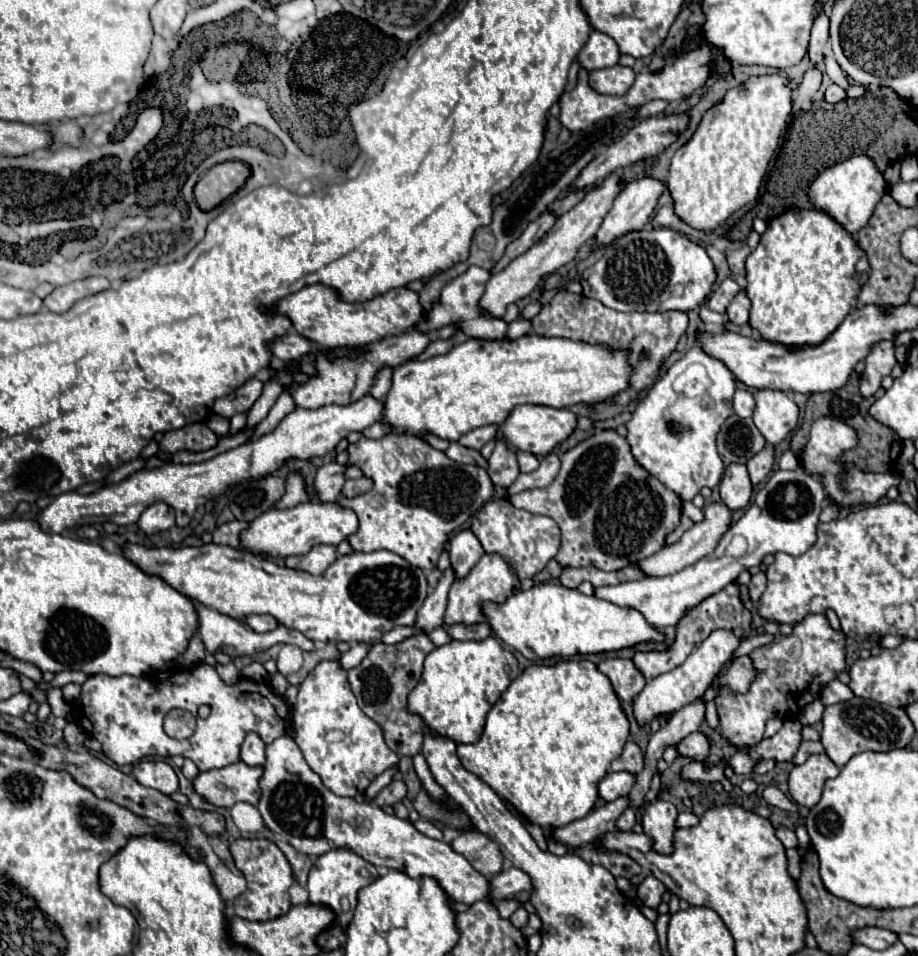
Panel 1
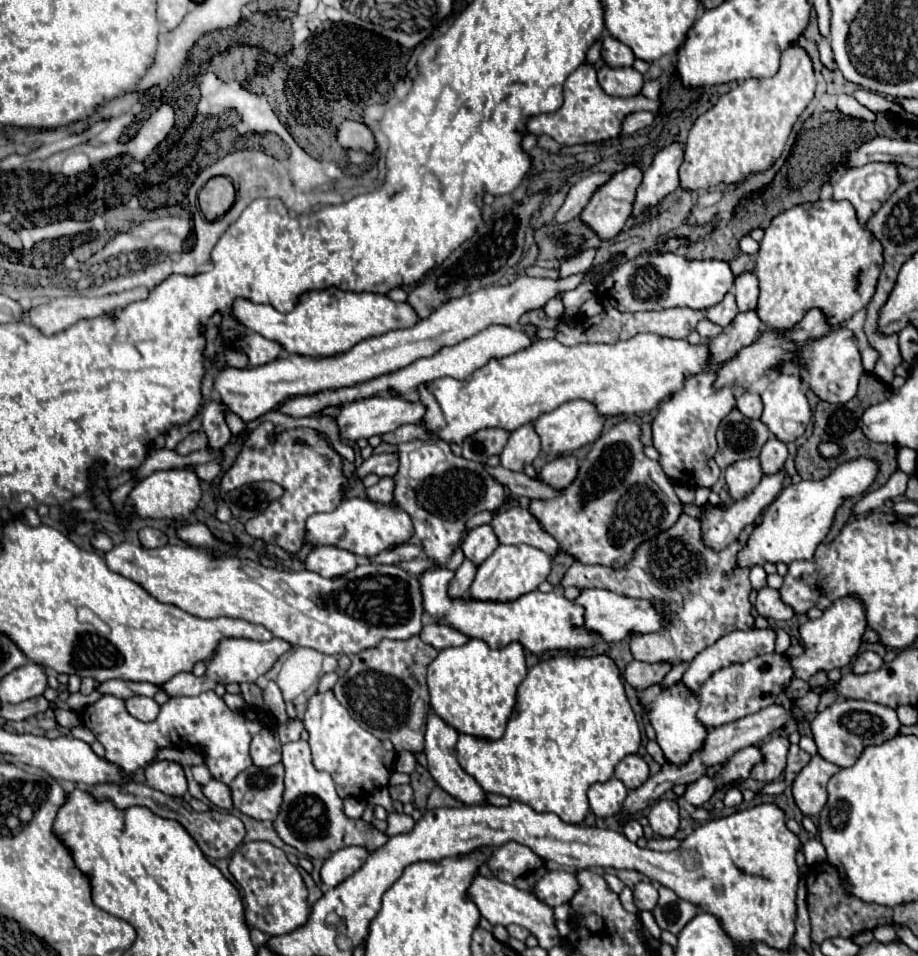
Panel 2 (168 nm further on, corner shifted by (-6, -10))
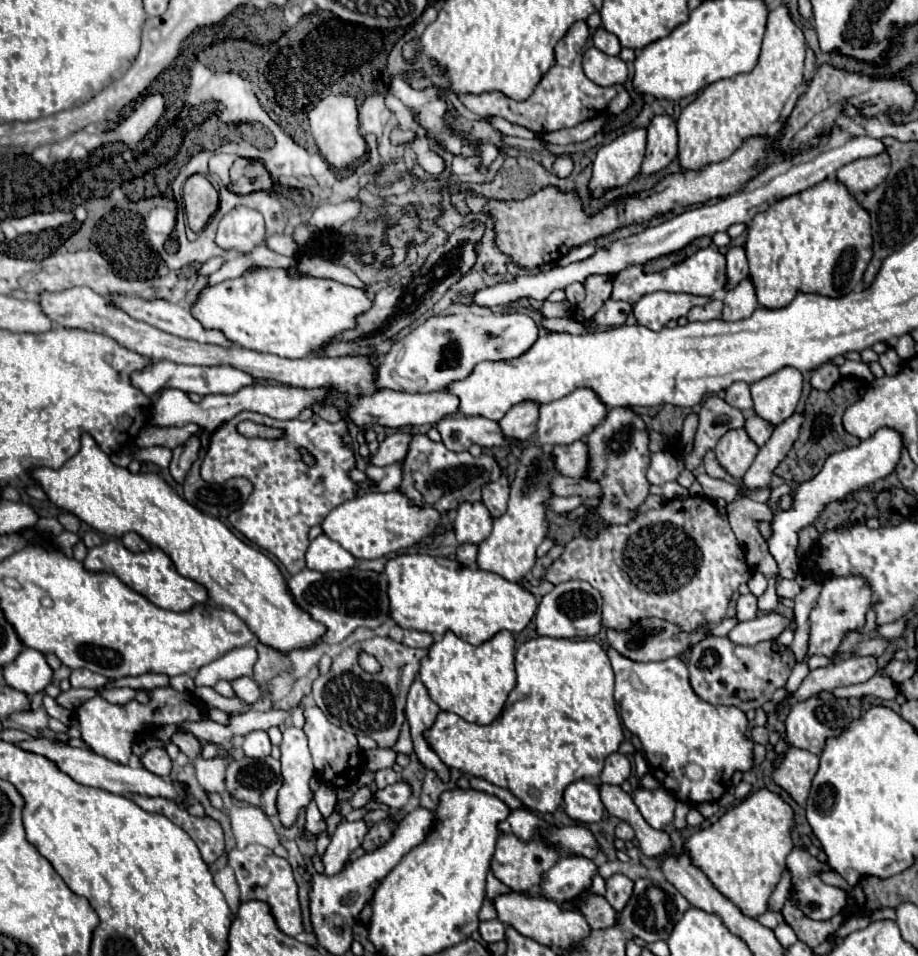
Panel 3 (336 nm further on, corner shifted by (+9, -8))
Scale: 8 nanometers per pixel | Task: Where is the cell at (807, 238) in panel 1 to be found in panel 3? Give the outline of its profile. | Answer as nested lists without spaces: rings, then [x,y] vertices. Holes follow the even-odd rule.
[[[825,179],[815,187],[809,187],[797,195],[789,195],[767,211],[757,213],[749,225],[747,233],[747,261],[749,275],[753,279],[759,305],[763,307],[785,307],[797,291],[819,293],[827,297],[841,297],[849,293],[855,283],[863,279],[867,263],[873,257],[873,237],[871,237],[871,217],[869,211],[861,207],[855,195],[839,183],[837,179]]]

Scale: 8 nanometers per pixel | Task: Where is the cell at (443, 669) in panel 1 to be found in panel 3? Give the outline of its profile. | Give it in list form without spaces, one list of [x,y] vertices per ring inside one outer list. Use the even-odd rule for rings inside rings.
[[[447,631],[443,639],[431,645],[429,655],[421,661],[419,679],[429,689],[431,699],[443,709],[461,715],[469,723],[489,725],[503,709],[505,699],[515,683],[515,639],[511,631],[499,631],[489,641],[473,647]]]

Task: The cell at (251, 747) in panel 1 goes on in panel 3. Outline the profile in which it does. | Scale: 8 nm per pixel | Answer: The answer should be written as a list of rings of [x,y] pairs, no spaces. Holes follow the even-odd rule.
[[[251,731],[249,735],[245,735],[245,743],[243,743],[243,751],[247,757],[251,759],[263,759],[271,755],[271,741],[269,735],[265,731]]]

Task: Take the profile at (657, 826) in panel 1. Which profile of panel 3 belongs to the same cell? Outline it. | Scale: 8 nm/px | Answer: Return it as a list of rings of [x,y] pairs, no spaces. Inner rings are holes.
[[[639,785],[637,791],[633,793],[633,801],[637,803],[641,815],[645,817],[645,821],[651,827],[665,829],[673,821],[673,813],[675,813],[675,803],[677,801],[665,789],[657,787],[657,789],[649,791],[649,789]]]

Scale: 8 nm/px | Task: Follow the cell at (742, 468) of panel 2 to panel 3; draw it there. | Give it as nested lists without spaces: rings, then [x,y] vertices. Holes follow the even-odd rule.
[[[741,427],[741,429],[731,429],[721,437],[715,447],[715,453],[719,463],[727,469],[729,475],[743,477],[745,471],[751,467],[753,459],[757,457],[759,447],[747,435],[745,427]]]

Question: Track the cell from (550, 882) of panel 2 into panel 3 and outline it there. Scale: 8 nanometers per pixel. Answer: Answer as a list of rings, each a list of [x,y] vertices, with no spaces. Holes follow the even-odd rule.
[[[561,855],[557,865],[543,875],[541,889],[547,899],[563,903],[579,895],[585,887],[591,887],[597,875],[597,865],[593,859],[581,855]]]

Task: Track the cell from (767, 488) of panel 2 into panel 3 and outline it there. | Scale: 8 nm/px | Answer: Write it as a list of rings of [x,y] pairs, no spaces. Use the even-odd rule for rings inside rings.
[[[793,413],[791,417],[787,417],[783,423],[779,423],[775,427],[771,439],[761,447],[753,465],[745,473],[745,477],[743,477],[745,487],[749,487],[749,489],[769,487],[773,469],[787,455],[787,451],[793,447],[795,439],[799,435],[799,427],[803,425],[803,419],[805,419],[803,413]]]

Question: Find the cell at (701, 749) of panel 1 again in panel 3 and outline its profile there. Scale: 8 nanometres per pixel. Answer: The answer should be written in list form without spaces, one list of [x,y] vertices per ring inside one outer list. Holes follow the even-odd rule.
[[[849,657],[833,665],[811,671],[801,687],[787,697],[787,703],[793,705],[801,699],[819,695],[821,691],[833,691],[835,687],[857,685],[869,681],[877,673],[877,657]]]

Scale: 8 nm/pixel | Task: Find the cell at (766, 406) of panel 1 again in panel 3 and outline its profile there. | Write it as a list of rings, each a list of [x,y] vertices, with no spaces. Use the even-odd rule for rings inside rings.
[[[783,367],[751,385],[755,413],[779,425],[795,413],[803,389],[803,375],[795,367]]]

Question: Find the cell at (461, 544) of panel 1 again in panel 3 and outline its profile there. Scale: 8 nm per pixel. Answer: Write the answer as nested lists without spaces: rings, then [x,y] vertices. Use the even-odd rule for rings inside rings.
[[[483,501],[461,503],[453,517],[453,529],[459,543],[481,543],[493,527],[493,517]]]

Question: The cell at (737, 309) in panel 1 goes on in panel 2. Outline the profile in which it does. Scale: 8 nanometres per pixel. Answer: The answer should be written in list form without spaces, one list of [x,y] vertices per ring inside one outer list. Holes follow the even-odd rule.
[[[754,273],[740,275],[734,283],[734,295],[738,303],[738,311],[756,309],[758,303],[758,279]]]

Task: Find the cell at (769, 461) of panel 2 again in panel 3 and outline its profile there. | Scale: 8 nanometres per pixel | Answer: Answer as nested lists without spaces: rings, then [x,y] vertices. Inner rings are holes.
[[[753,413],[753,415],[747,415],[747,419],[745,419],[745,429],[749,431],[751,439],[753,439],[759,447],[763,447],[763,445],[769,441],[775,425],[767,423],[767,421],[761,419],[757,413]]]

